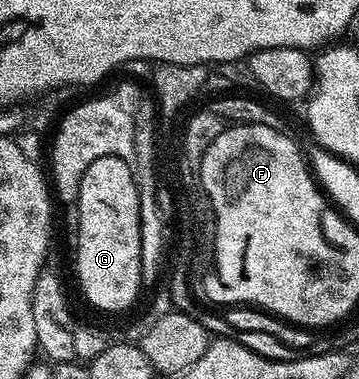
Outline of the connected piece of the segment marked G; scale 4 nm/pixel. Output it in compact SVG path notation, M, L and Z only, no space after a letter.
M103 156L85 170L75 203L77 209L77 282L97 310L125 310L143 290L141 285L141 210L134 167L126 159Z

